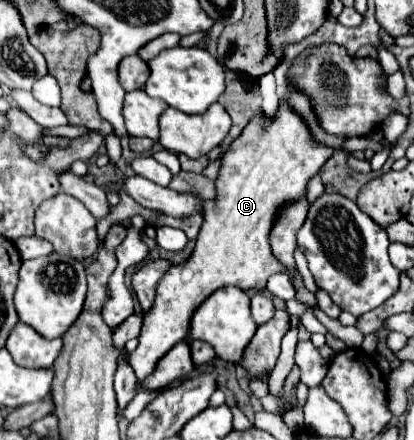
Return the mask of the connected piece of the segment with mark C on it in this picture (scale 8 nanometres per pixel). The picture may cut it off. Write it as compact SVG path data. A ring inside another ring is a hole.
M287 104L279 106L267 130L263 130L263 120L261 112L255 114L253 122L225 152L219 178L215 180L217 200L205 204L205 222L191 258L171 266L157 284L155 302L139 334L139 346L125 356L137 382L151 376L165 352L187 338L193 312L215 290L225 286L263 290L271 274L285 270L273 258L269 246L275 210L285 202L295 202L297 196L305 196L309 178L321 170L335 150L315 144L305 122Z

